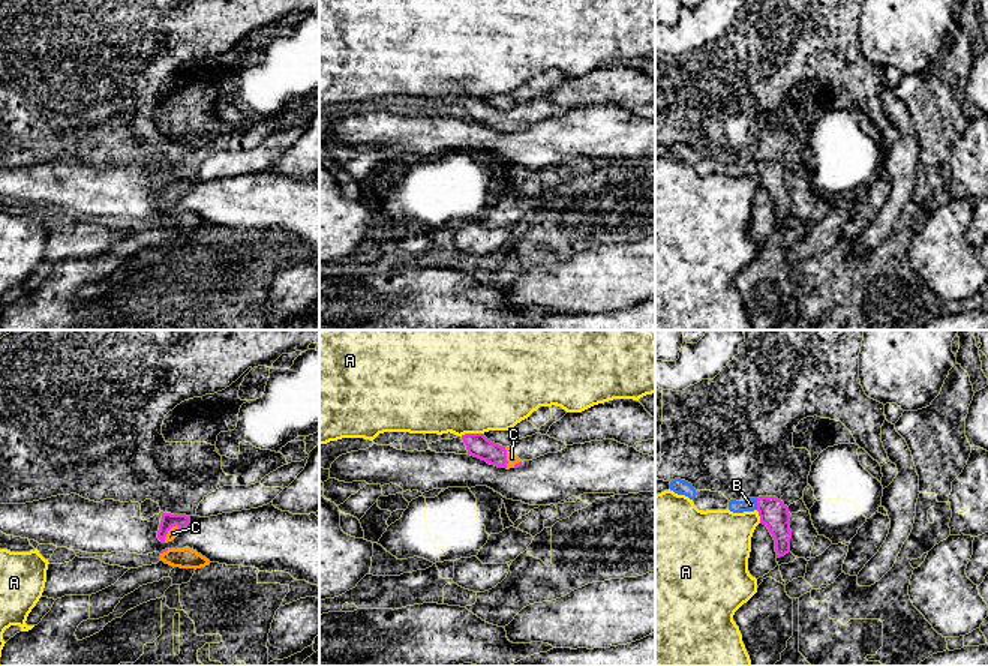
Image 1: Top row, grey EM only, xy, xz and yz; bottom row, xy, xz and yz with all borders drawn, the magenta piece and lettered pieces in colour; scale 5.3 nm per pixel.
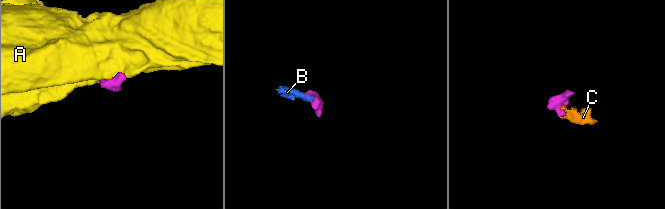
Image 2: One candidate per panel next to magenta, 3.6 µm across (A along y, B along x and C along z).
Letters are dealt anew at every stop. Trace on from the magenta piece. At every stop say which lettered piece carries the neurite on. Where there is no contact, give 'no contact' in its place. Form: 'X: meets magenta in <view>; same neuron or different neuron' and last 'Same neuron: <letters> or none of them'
A: meets magenta in xz; different neuron
B: meets magenta in yz; same neuron
C: meets magenta in xy; same neuron
Same neuron: B, C

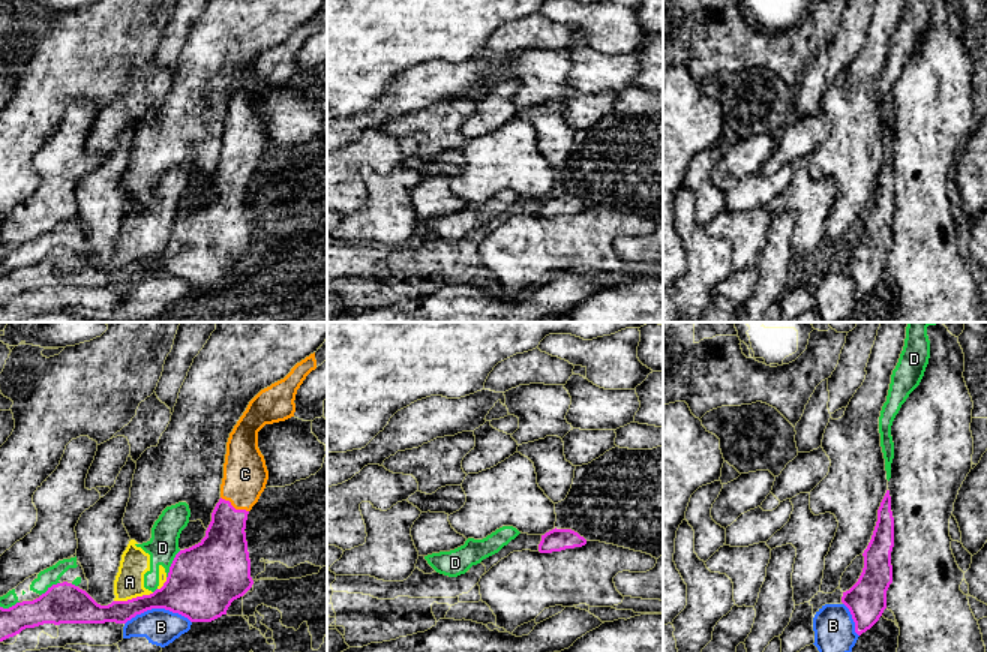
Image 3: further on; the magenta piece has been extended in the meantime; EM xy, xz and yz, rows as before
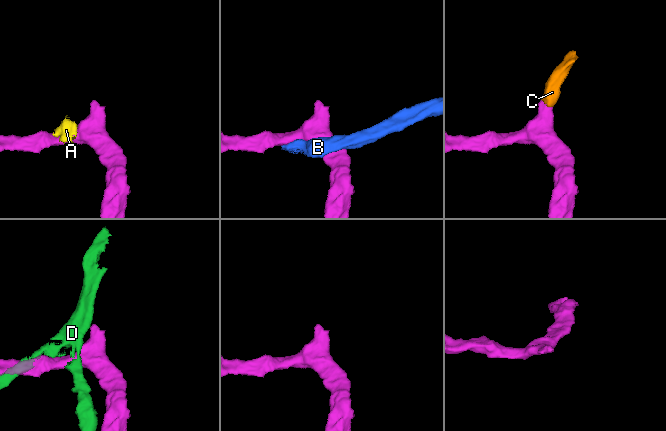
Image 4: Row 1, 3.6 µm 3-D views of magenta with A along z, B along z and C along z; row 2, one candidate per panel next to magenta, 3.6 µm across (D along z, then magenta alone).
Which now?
A: meets magenta in xy; different neuron
B: meets magenta in xy; different neuron
C: meets magenta in xy; same neuron
D: meets magenta in xy; different neuron
Same neuron: C

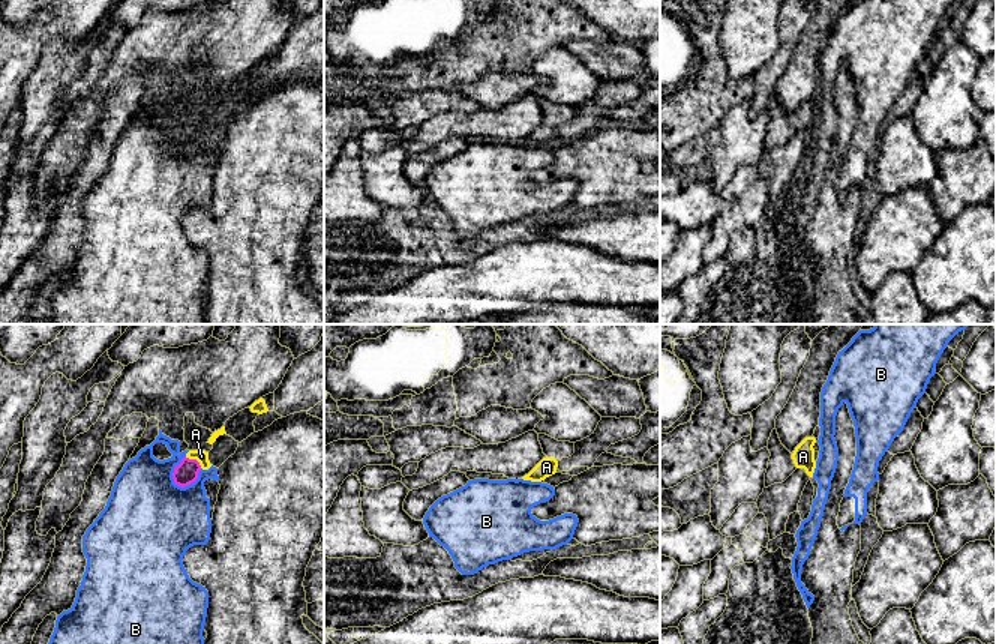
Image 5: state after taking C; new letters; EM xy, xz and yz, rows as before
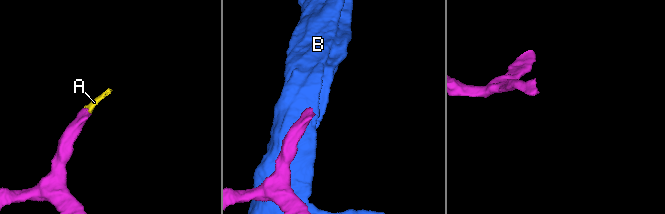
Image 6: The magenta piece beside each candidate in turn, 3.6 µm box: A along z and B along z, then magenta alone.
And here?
A: meets magenta in xy; same neuron
B: meets magenta in xy; different neuron
Same neuron: A

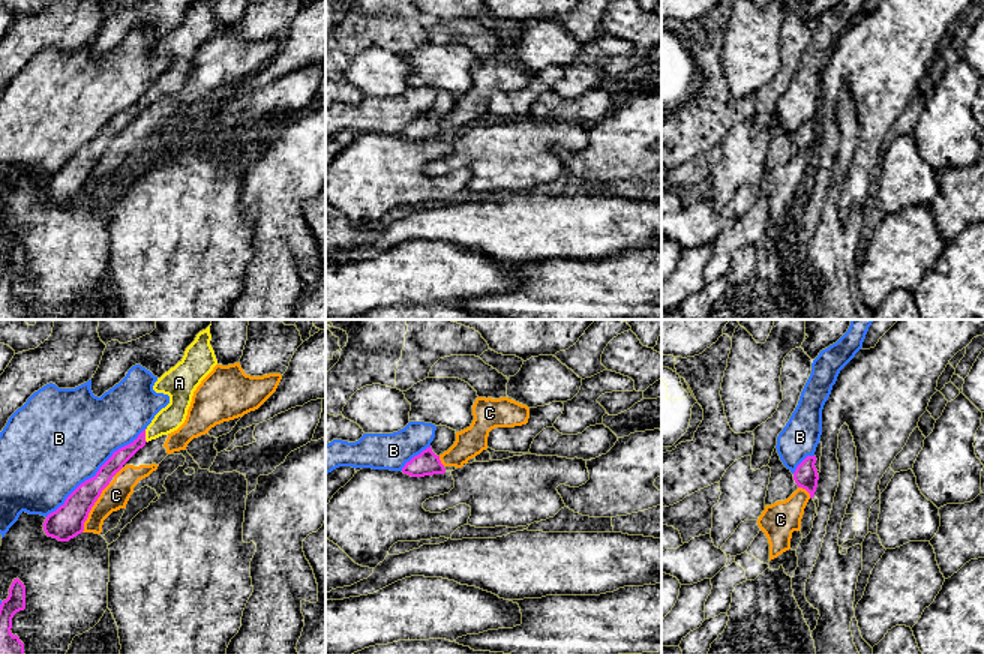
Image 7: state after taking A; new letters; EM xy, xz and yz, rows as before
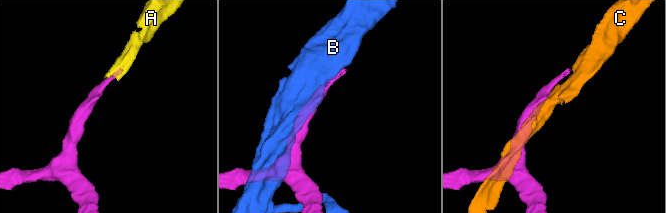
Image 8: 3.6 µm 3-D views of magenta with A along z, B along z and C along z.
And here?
A: meets magenta in xy; same neuron
B: meets magenta in xy; different neuron
C: meets magenta in xy; different neuron
Same neuron: A

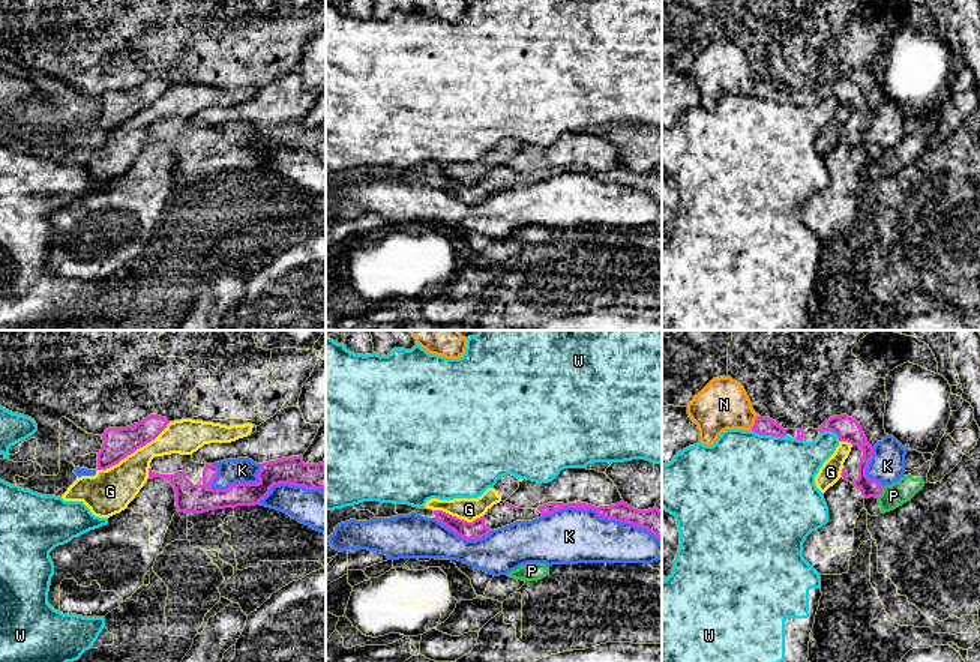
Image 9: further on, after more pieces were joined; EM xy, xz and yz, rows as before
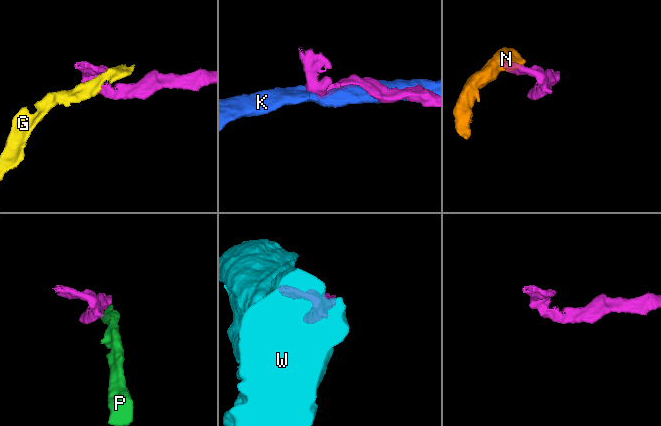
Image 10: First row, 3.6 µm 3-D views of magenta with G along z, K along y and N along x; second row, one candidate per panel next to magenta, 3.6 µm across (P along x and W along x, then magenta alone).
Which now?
G: meets magenta in xy; different neuron
K: meets magenta in xz; different neuron
N: meets magenta in yz; different neuron
P: meets magenta in yz; different neuron
W: meets magenta in yz; different neuron
Same neuron: none of them

